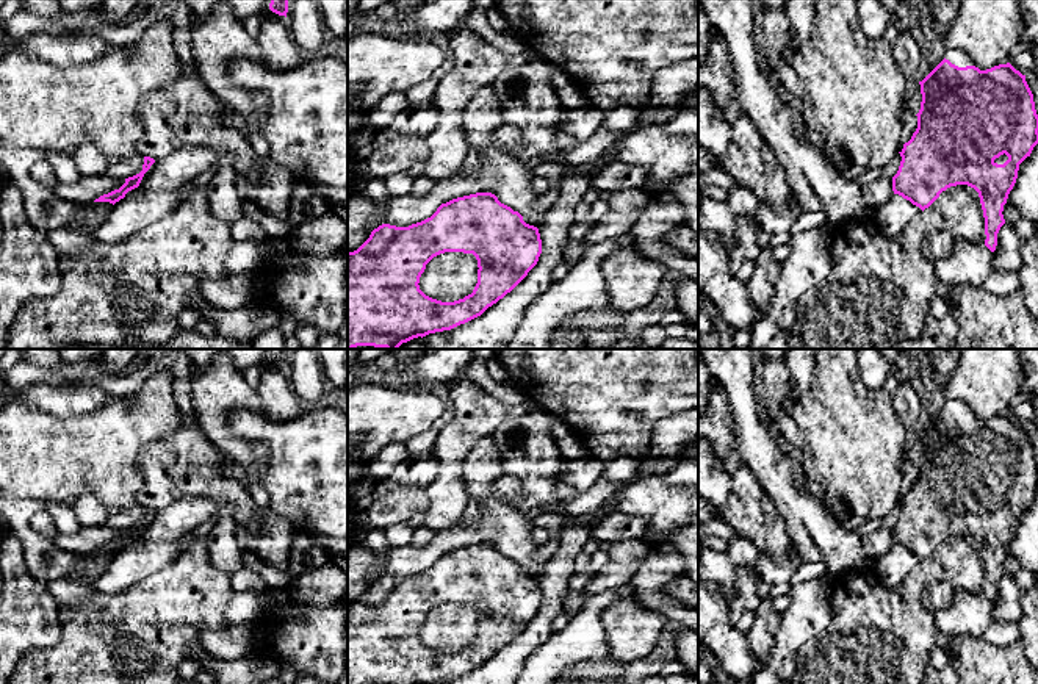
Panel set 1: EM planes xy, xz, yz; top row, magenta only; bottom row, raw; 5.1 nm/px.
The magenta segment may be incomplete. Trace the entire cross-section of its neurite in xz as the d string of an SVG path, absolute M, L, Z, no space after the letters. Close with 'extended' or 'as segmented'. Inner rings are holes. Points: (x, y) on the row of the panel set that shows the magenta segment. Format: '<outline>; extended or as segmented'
M476 193L442 203L437 211L409 227L382 224L354 252L348 252L348 349L374 346L398 349L418 337L451 330L481 316L488 307L510 293L537 265L542 254L539 229L523 221L518 211L501 203L492 193ZM445 252L473 254L478 260L478 283L471 294L454 302L442 302L420 290L420 277L426 265Z; as segmented

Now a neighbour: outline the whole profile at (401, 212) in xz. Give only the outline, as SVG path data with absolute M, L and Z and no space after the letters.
M492 85L474 92L462 117L463 138L479 157L481 169L467 174L460 167L452 178L434 183L426 197L412 193L393 197L384 208L380 225L409 227L431 218L442 203L476 193L492 193L521 216L543 222L545 211L537 207L542 194L532 188L532 172L523 161L507 155L493 138L504 116Z

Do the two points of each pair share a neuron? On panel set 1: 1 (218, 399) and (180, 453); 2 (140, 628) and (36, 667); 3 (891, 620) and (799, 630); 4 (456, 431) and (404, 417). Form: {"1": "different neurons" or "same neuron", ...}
{"1": "different neurons", "2": "same neuron", "3": "different neurons", "4": "different neurons"}

